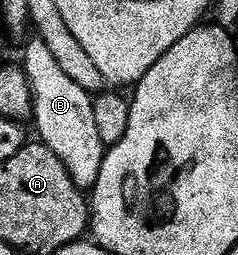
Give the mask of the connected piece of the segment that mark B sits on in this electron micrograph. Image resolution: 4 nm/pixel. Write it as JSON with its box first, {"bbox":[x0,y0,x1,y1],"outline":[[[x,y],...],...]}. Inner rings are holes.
{"bbox":[24,38,108,189],"outline":[[[34,38],[27,46],[24,71],[32,95],[32,118],[38,122],[41,143],[52,150],[60,162],[64,162],[68,174],[79,188],[93,189],[101,176],[102,163],[108,151],[108,145],[100,138],[100,130],[96,126],[94,96],[86,92],[84,86],[76,86],[76,82],[64,74],[60,62],[56,62],[52,50],[41,38]]]}

